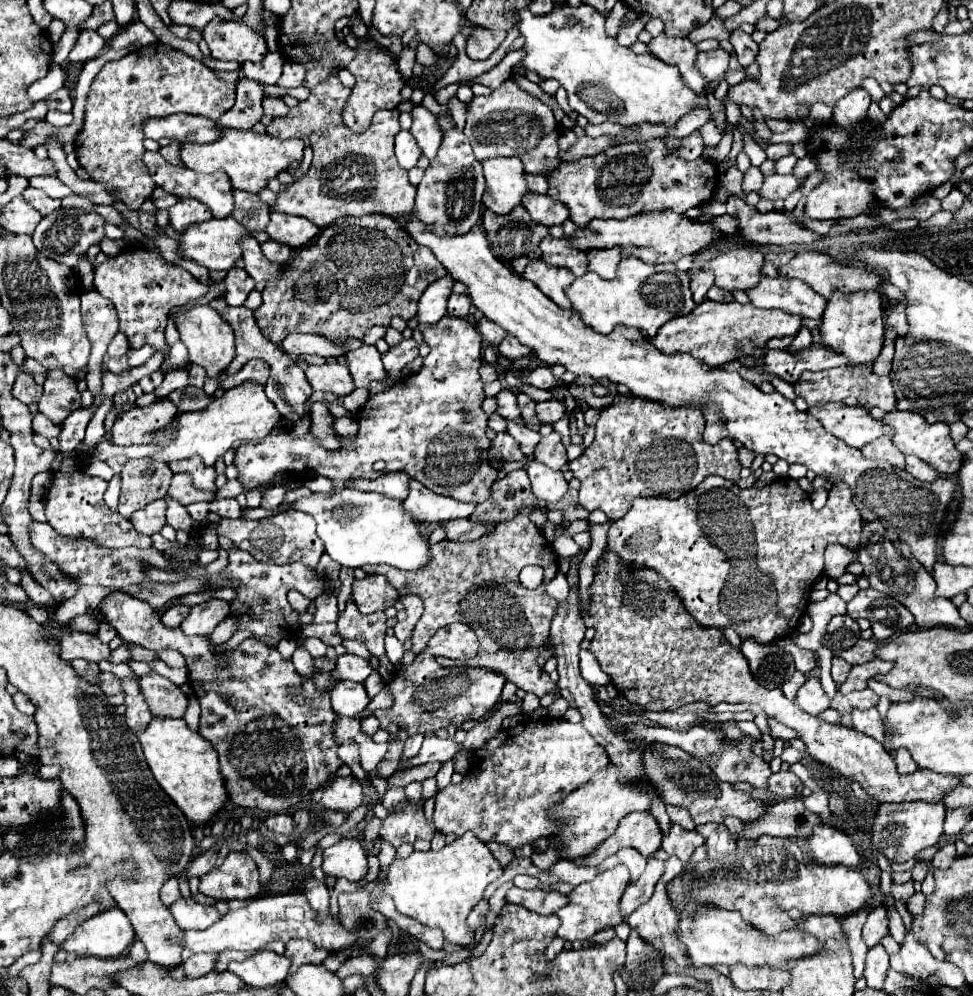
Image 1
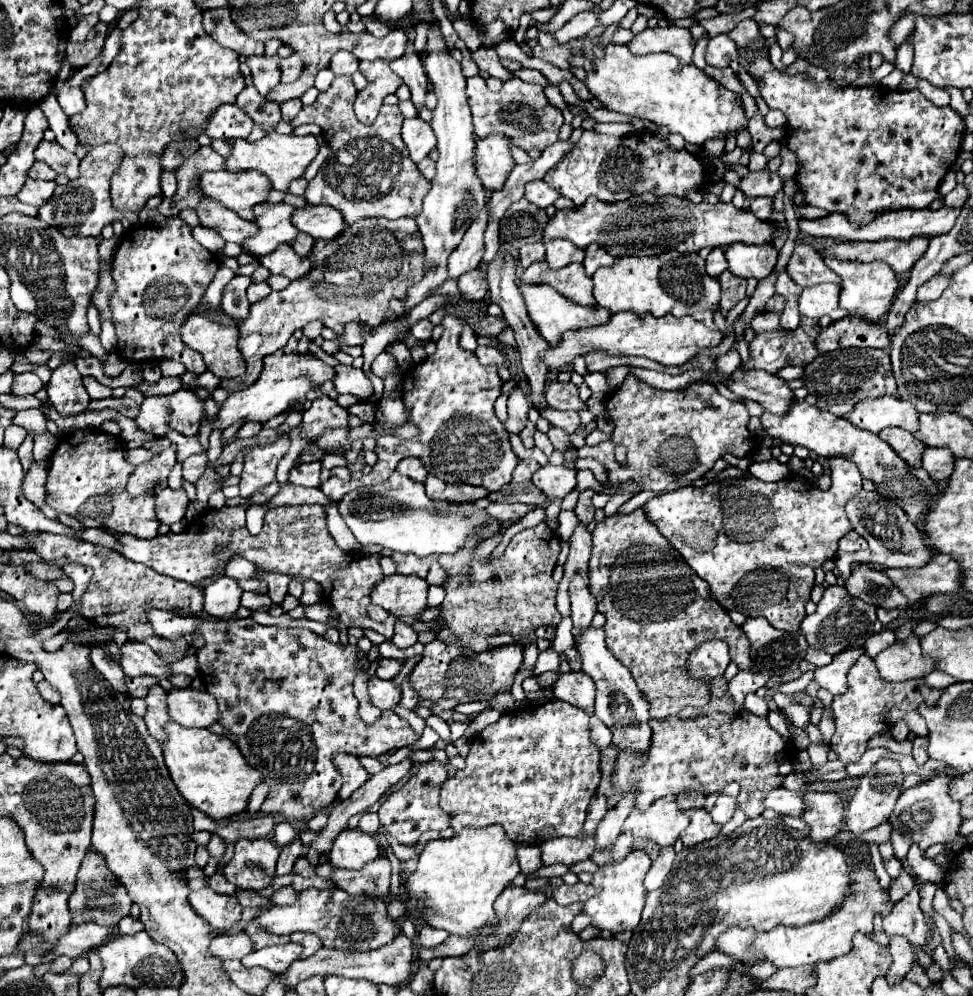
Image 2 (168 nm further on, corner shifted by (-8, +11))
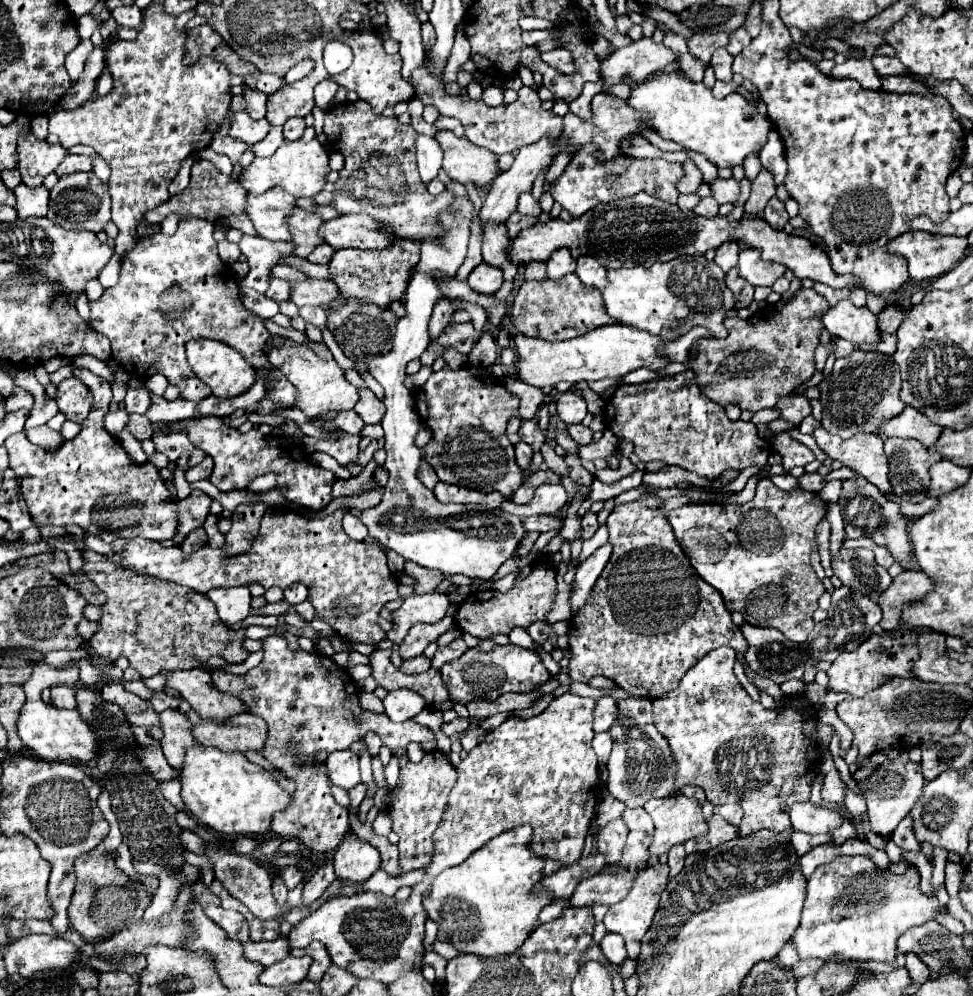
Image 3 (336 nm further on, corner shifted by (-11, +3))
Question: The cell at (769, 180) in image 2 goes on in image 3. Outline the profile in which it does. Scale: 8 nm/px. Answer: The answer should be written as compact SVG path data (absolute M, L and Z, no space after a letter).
M716 178L712 184L710 184L710 190L712 190L712 196L718 204L724 204L724 202L734 202L740 194L740 184L734 180L734 178L728 178L728 180L722 180L722 178Z

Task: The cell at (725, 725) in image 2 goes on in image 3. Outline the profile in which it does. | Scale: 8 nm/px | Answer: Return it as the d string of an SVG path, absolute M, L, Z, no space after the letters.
M726 646L716 648L690 668L690 672L682 678L676 690L652 700L654 724L658 724L658 732L668 740L674 754L674 762L678 764L678 778L676 778L678 790L672 796L678 796L684 784L700 786L704 788L706 798L712 804L730 804L730 802L742 804L744 808L742 830L740 830L742 836L768 828L788 838L792 834L788 812L792 804L810 798L810 784L820 774L820 758L816 742L812 742L802 732L802 724L816 714L818 706L808 702L804 694L796 694L790 698L784 696L772 708L764 708L762 704L754 702L748 696L748 692L734 676L732 668L734 668L734 650Z

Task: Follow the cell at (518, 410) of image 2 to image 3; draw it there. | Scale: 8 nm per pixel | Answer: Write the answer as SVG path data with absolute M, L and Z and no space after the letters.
M520 442L514 448L516 448L516 464L522 470L526 470L530 466L530 462L532 462L532 448L526 442Z

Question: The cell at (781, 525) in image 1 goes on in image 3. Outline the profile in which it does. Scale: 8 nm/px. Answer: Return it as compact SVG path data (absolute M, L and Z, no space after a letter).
M762 478L756 496L746 504L686 504L668 512L668 520L696 572L722 594L730 612L740 612L748 624L776 628L792 642L804 642L814 628L812 614L818 608L818 598L826 592L810 566L810 550L818 546L814 530L826 516L826 508L818 494L800 488L784 492Z

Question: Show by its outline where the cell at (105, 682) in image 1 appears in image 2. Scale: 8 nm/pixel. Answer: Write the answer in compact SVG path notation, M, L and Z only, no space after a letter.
M125 676L125 686L129 696L133 698L143 698L149 690L151 684L157 684L155 676Z

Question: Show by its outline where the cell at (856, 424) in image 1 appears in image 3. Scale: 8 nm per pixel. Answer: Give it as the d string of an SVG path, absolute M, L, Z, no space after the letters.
M906 406L904 412L880 426L882 436L900 436L900 438L914 438L924 446L932 446L938 438L942 428L930 422L920 410Z

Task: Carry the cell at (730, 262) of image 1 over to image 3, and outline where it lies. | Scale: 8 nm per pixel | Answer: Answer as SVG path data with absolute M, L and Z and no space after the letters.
M744 248L740 252L738 268L740 268L740 276L754 286L772 286L786 272L782 264L764 262L760 258L760 252L756 252L756 248Z

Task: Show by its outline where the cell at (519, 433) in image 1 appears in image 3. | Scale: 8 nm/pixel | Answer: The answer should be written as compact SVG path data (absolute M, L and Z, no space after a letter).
M544 444L540 452L542 452L544 462L548 464L548 468L550 468L552 472L556 472L556 474L560 474L560 476L568 476L568 466L566 466L566 464L564 464L564 460L554 452L554 448L552 448L552 446Z

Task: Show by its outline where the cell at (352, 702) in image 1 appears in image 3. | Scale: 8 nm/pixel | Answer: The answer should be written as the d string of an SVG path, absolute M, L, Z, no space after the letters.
M400 688L400 690L388 692L388 696L384 698L384 708L390 720L404 722L414 718L418 712L422 712L426 704L422 696L416 696L416 692L408 688Z

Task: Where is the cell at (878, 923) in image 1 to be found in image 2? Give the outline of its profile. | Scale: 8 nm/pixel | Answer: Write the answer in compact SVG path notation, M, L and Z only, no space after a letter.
M911 890L901 902L893 906L889 914L883 916L883 930L887 936L905 936L911 944L925 944L931 936L925 916L919 908L919 892Z

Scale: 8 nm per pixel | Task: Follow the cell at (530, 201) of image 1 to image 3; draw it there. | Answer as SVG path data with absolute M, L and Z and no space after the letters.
M522 194L518 198L518 212L528 214L528 216L540 216L540 204L534 200L532 194Z

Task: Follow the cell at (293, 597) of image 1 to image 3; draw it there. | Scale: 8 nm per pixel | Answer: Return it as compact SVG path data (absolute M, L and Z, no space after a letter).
M296 582L296 584L292 584L292 586L288 586L288 588L284 590L284 598L286 598L290 604L300 604L300 602L304 602L304 600L308 598L308 588L306 588L304 584Z

